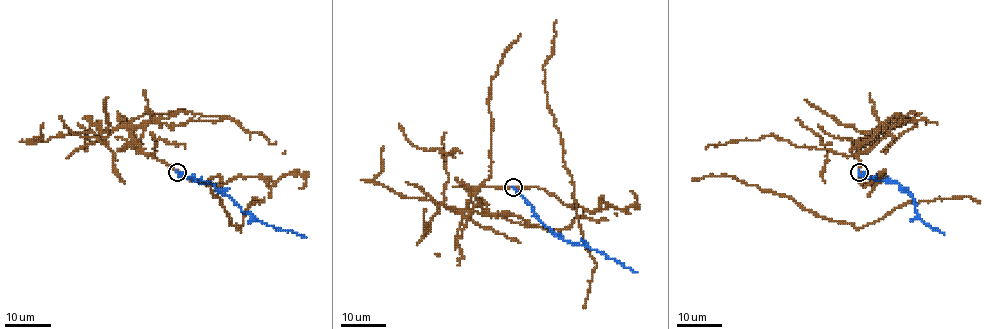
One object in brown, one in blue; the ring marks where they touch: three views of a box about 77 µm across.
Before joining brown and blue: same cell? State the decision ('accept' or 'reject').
reject

